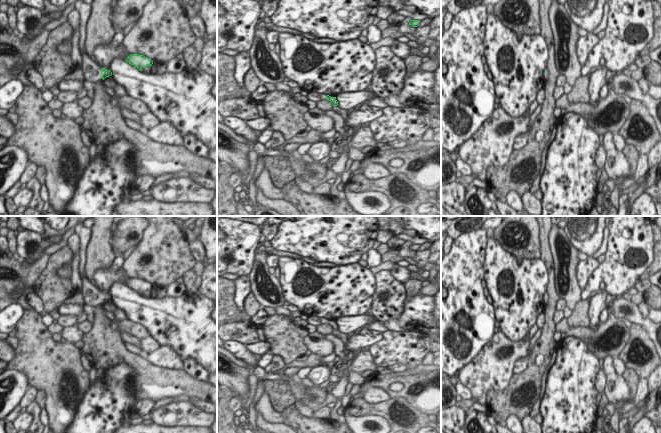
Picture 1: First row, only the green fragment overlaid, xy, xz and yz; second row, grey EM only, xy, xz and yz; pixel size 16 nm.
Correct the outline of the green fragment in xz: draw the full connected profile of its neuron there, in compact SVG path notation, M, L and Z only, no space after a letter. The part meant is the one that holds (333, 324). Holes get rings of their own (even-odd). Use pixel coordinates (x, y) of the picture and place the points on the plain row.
M309 316L307 319L307 322L308 324L314 325L314 326L317 326L323 323L327 323L332 327L333 330L338 329L338 325L336 324L336 321L331 321L329 319L325 320L324 318L317 317L317 316Z

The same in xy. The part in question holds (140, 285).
M130 278L125 285L137 291L140 295L142 295L144 291L151 291L153 288L153 285L150 282L138 278Z

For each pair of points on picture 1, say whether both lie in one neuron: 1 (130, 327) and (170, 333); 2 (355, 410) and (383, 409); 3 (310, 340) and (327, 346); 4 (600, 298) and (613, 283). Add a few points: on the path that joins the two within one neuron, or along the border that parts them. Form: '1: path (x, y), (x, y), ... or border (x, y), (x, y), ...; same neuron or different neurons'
1: border (127, 317), (140, 323), (149, 334); different neurons
2: path (362, 409), (376, 409); same neuron
3: path (314, 341), (323, 346); same neuron
4: border (605, 288), (608, 293); different neurons

